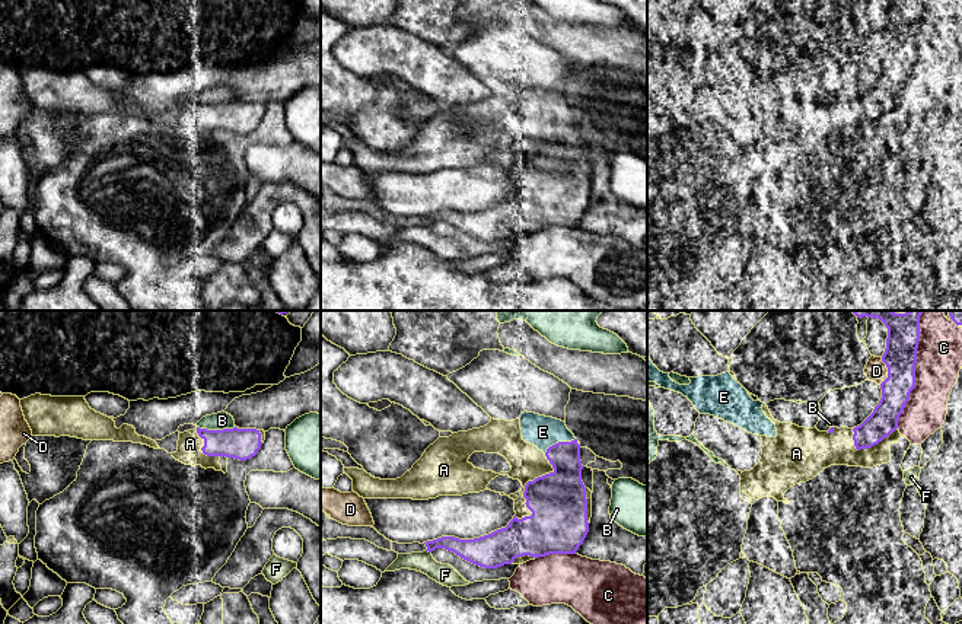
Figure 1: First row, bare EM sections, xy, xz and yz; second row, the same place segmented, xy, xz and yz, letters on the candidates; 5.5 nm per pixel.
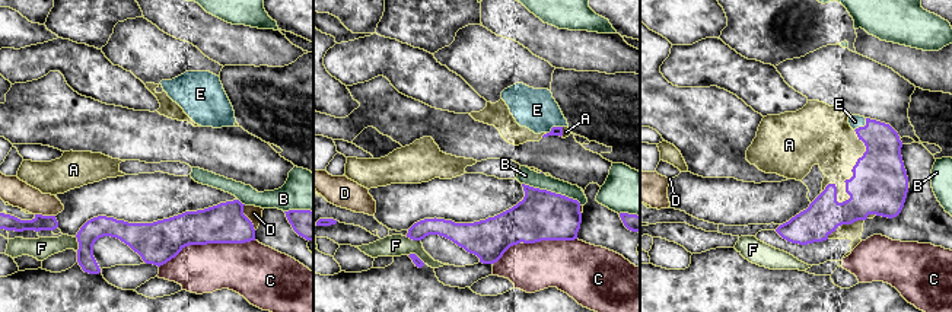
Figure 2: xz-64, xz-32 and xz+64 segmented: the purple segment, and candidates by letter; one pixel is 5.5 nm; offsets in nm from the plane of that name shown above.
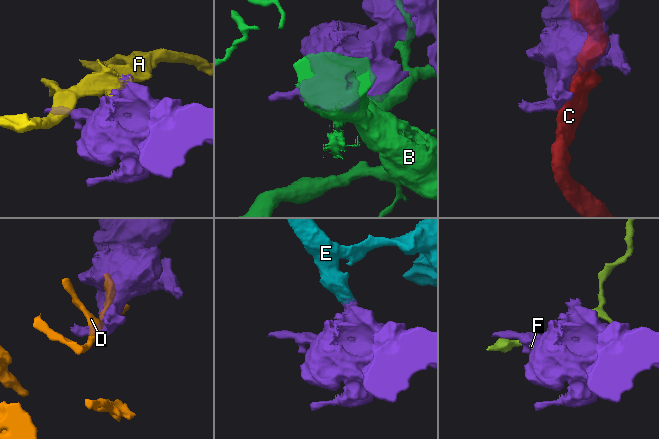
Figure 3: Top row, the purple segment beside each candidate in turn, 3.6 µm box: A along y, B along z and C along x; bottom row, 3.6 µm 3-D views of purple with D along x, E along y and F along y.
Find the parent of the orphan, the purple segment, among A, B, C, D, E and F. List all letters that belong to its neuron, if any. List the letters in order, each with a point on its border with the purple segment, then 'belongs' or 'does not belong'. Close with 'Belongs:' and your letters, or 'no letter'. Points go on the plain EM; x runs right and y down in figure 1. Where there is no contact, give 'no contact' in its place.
A: meets purple in xz at (526, 158); does not belong
B: meets purple in xy at (216, 104); does not belong
C: meets purple in yz at (914, 51); does not belong
D: meets purple in yz at (888, 44); does not belong
E: meets purple in xz at (558, 115); belongs
F: meets purple in xz at (429, 225); does not belong
Belongs: E

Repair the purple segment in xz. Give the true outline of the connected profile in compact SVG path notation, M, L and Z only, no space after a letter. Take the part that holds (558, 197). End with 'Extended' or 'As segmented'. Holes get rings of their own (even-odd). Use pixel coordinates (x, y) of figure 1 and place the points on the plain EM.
M523 85L520 87L522 111L526 117L542 124L552 139L554 144L528 155L523 171L531 190L517 192L516 188L506 201L497 203L488 208L474 213L459 213L455 210L442 210L424 216L429 226L436 222L445 222L461 232L484 241L497 242L512 238L516 230L545 230L550 227L576 227L583 217L587 206L587 172L586 160L582 155L580 118L566 96L552 90Z. Extended

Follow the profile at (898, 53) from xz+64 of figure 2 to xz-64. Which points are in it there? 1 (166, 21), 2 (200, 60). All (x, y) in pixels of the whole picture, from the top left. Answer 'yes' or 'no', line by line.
1: yes
2: no

